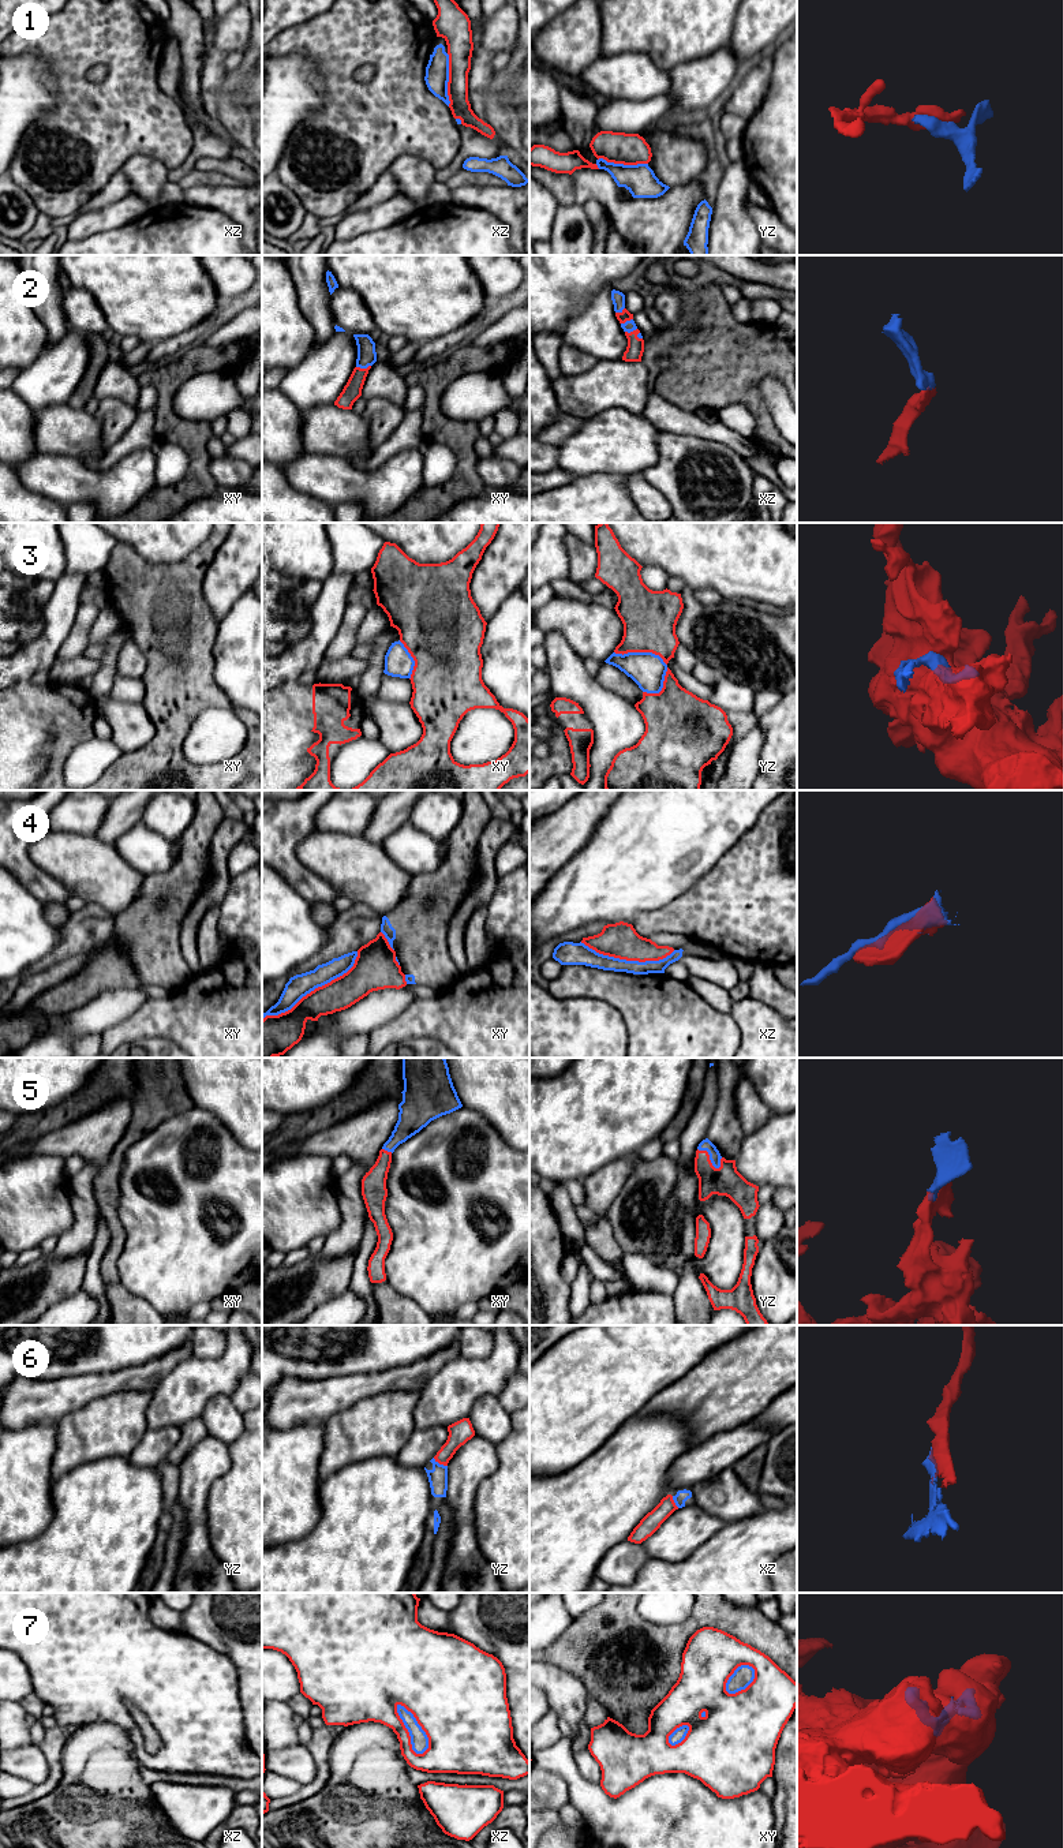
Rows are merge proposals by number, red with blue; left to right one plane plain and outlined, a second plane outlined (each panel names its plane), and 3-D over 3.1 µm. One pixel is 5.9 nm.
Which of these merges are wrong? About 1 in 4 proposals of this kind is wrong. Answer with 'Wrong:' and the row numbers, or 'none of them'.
Wrong: 1, 4, 6, 7

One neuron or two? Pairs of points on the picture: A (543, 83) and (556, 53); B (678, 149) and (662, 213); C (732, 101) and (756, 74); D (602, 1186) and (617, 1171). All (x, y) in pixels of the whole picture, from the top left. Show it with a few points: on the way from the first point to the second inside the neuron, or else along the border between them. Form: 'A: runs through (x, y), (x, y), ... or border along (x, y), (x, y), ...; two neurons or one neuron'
A: border along (543, 66), (556, 73); two neurons
B: border along (696, 178), (670, 187); two neurons
C: runs through (738, 94), (752, 81); one neuron
D: runs through (606, 1182), (613, 1175); one neuron

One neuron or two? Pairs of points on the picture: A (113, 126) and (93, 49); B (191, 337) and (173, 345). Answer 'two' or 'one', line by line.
A: one
B: one

